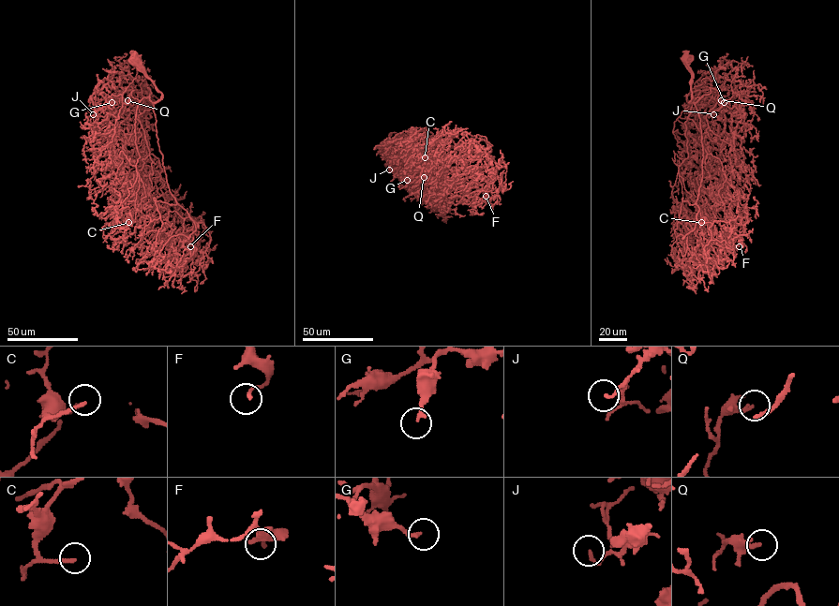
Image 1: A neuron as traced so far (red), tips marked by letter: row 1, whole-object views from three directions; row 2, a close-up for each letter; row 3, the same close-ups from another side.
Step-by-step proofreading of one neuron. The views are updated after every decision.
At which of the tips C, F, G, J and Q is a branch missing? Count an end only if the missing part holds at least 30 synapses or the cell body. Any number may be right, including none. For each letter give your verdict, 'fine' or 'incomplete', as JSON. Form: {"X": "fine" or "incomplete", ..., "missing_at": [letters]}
{"C": "incomplete", "F": "fine", "G": "incomplete", "J": "fine", "Q": "fine", "missing_at": ["C", "G"]}

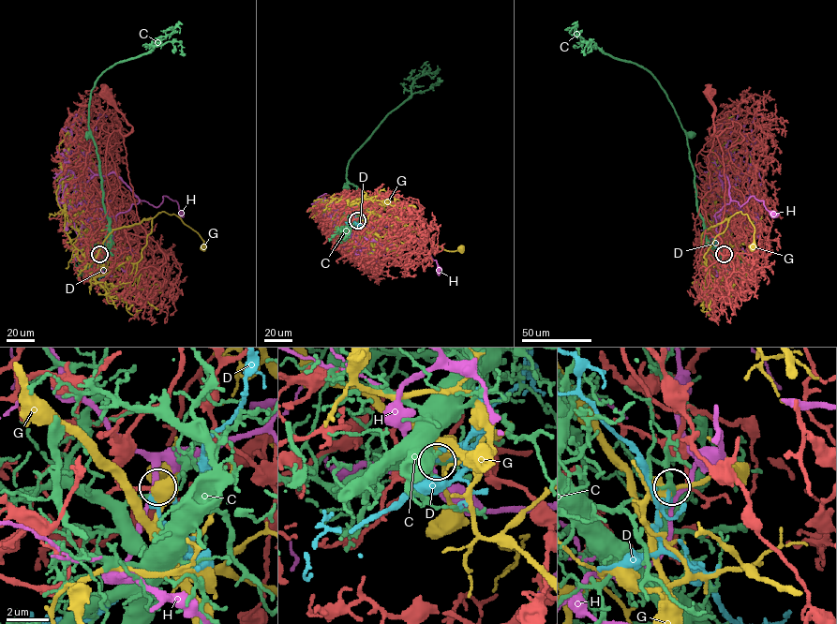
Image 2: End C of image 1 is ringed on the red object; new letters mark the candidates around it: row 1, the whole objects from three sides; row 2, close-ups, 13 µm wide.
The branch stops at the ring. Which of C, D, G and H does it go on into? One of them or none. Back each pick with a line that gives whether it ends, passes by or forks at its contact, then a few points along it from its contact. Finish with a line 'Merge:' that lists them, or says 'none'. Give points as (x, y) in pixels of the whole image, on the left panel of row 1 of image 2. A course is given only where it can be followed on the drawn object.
D: It passes by. Its course: (99, 254), (101, 259), (94, 264), (103, 273), (98, 279)
Merge: D

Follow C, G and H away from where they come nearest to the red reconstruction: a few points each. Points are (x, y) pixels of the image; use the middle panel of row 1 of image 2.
C: (357, 220), (367, 201), (355, 185), (347, 183), (347, 186)
G: (357, 220), (345, 212), (374, 203), (442, 248), (455, 251), (460, 248)
H: (356, 220), (366, 223), (373, 212), (382, 214), (405, 234), (415, 237), (420, 247), (436, 260), (439, 270)

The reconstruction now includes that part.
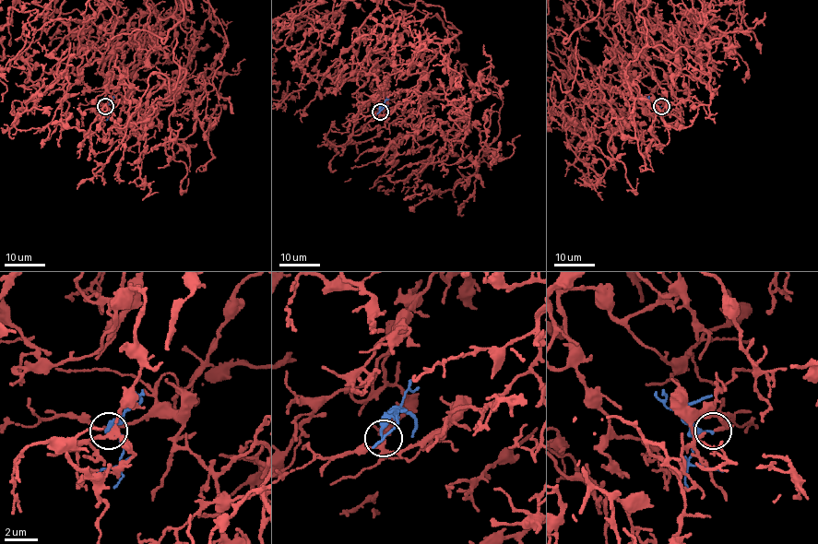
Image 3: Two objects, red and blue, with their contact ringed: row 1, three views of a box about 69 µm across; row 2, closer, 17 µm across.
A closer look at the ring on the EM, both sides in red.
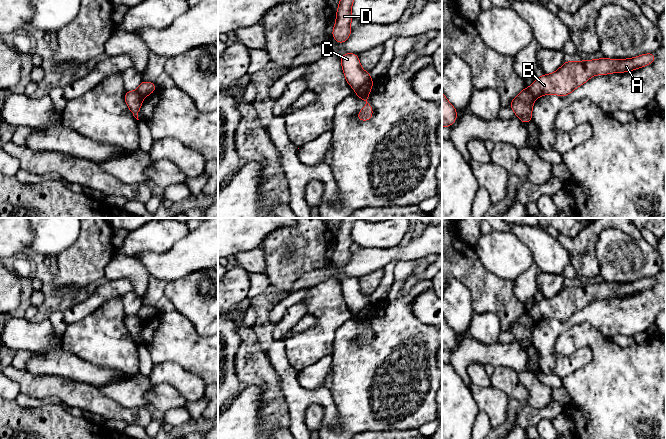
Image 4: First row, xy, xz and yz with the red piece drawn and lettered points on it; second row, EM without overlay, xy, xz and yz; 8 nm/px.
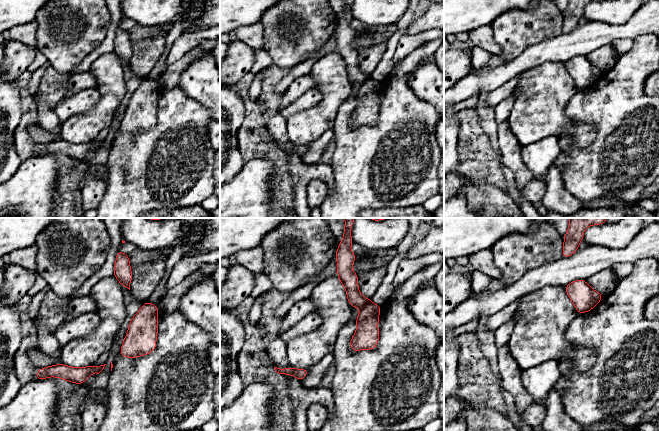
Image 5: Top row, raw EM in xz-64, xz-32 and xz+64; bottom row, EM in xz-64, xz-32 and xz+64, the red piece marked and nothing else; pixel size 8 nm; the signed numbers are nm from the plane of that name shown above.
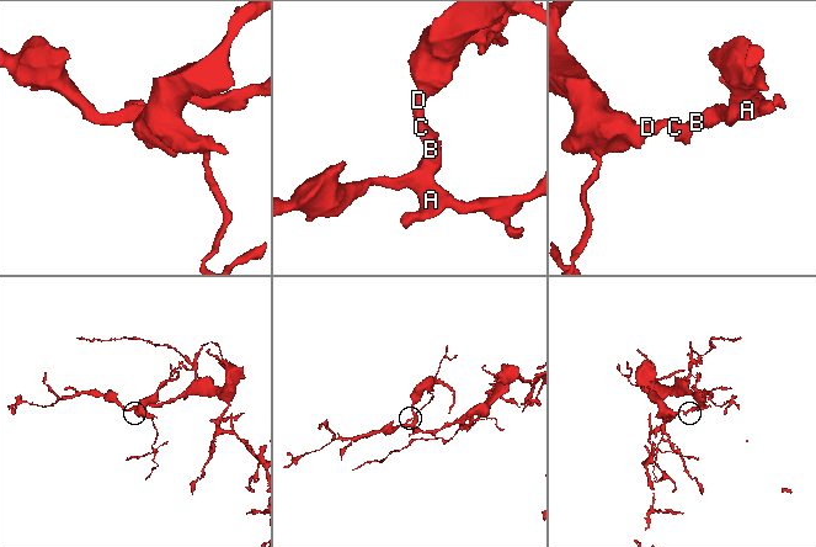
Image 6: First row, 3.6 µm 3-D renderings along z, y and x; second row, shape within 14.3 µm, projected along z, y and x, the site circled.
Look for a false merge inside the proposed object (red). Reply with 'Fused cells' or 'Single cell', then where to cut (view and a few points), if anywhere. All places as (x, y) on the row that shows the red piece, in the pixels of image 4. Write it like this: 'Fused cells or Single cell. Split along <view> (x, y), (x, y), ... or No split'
Fused cells. Split along xz (370, 79), (355, 90)

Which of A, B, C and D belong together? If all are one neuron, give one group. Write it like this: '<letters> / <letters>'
A B / C D

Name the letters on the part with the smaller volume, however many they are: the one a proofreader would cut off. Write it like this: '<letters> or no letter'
C, D

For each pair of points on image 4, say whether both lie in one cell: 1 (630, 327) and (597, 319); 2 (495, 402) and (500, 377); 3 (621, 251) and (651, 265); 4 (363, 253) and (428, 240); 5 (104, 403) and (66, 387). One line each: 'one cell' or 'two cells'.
1: one cell
2: two cells
3: one cell
4: one cell
5: one cell

